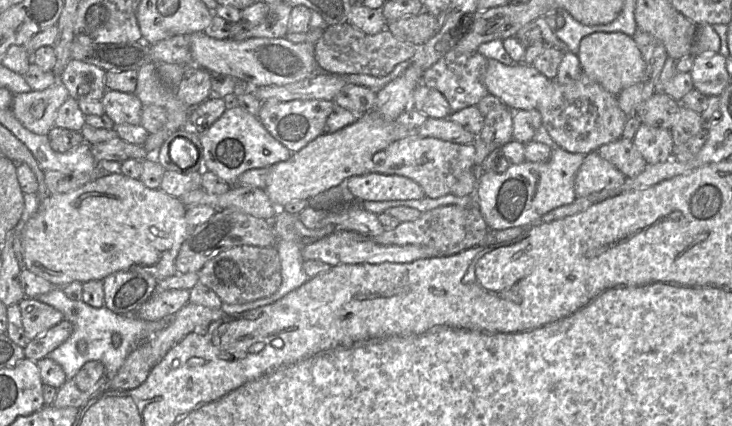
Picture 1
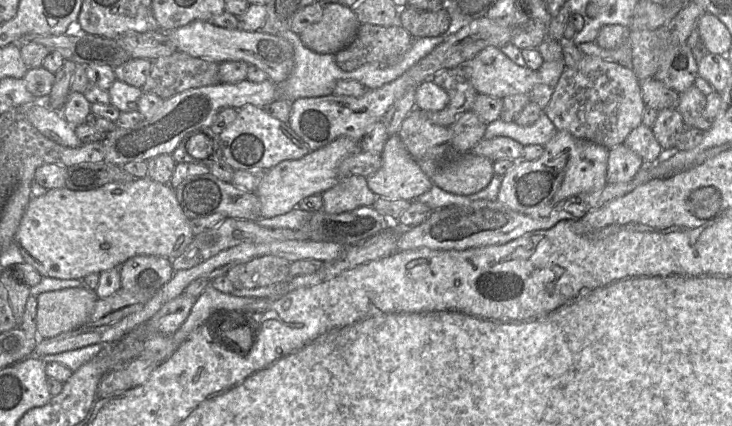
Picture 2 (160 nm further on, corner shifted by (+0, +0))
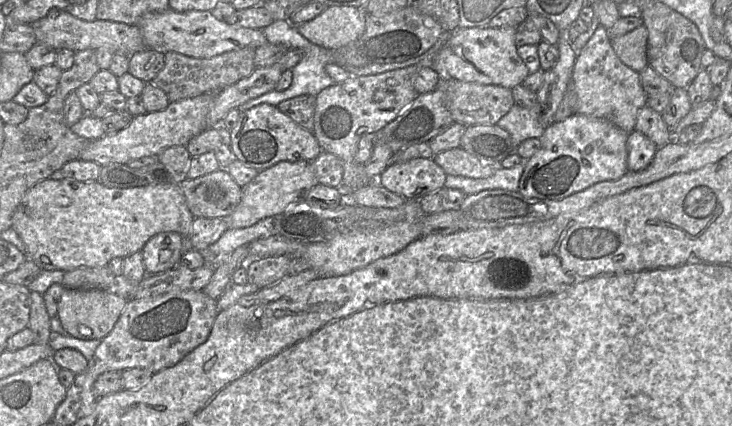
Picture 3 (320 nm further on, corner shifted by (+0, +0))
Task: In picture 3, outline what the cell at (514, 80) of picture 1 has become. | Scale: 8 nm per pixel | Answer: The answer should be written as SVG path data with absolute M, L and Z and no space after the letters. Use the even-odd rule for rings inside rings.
M472 27L457 28L451 32L448 41L432 56L432 68L441 74L442 78L452 78L463 82L474 82L483 85L497 85L508 89L513 89L519 84L523 84L524 80L531 73L524 61L518 54L518 46L516 44L515 35L517 27L493 28Z

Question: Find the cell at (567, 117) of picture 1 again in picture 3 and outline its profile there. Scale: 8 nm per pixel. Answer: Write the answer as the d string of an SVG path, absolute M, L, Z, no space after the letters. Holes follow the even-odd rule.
M600 24L582 50L578 51L571 83L577 94L575 114L609 120L629 134L635 130L638 113L647 105L648 96L642 88L639 73L619 59L607 29Z

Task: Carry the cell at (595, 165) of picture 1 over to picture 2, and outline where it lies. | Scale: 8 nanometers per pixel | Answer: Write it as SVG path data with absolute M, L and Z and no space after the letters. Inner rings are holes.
M625 145L609 149L607 183L617 184L632 179L645 165L643 159Z

